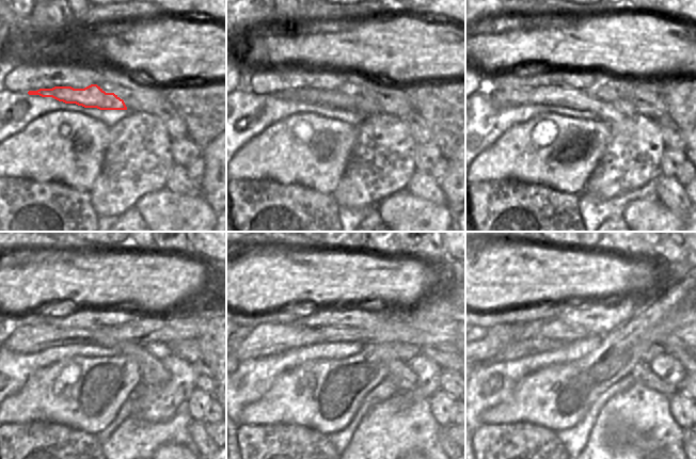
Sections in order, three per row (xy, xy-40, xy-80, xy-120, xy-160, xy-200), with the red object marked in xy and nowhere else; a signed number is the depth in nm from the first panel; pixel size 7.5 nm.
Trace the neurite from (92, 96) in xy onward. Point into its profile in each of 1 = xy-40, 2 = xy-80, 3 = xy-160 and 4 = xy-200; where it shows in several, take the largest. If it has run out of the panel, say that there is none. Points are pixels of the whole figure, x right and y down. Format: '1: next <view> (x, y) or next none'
1: next xy-40 (334, 99)
2: next xy-80 (606, 111)
3: next xy-160 (399, 374)
4: next xy-200 (642, 373)

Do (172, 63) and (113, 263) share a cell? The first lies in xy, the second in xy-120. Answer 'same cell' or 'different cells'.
same cell

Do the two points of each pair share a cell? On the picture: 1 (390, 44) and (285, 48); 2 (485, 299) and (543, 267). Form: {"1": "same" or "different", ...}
{"1": "same", "2": "same"}

